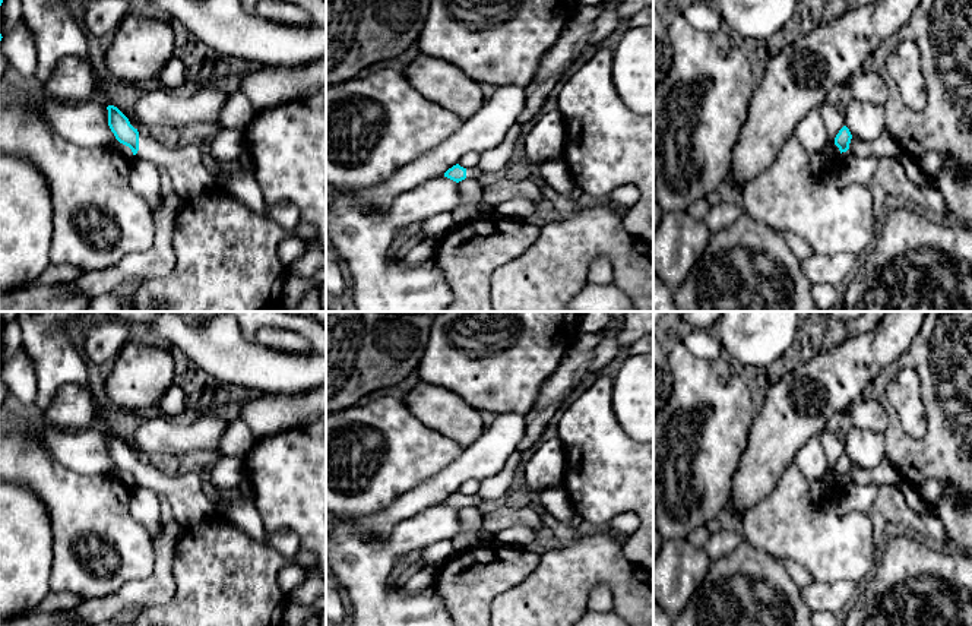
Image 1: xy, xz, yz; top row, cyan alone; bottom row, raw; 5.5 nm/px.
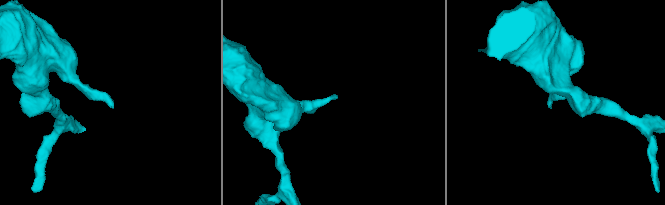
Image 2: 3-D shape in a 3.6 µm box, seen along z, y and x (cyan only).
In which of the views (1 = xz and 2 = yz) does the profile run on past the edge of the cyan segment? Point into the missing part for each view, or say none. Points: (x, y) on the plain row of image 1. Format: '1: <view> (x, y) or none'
1: none
2: none

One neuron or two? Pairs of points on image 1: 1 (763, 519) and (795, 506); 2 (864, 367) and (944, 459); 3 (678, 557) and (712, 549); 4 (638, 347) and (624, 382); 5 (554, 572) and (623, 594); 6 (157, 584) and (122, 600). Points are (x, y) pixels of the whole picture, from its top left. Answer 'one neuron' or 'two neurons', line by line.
1: one neuron
2: two neurons
3: two neurons
4: two neurons
5: one neuron
6: one neuron

